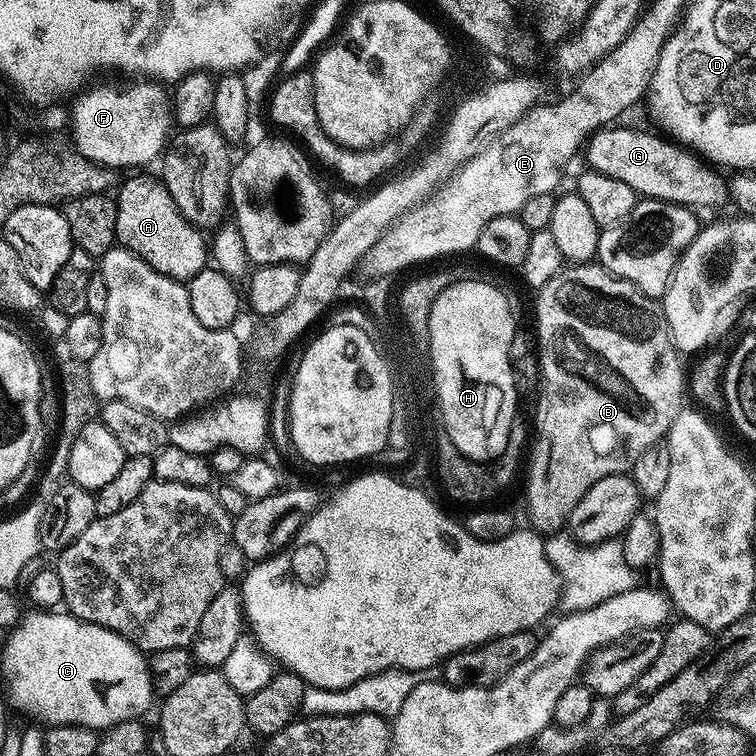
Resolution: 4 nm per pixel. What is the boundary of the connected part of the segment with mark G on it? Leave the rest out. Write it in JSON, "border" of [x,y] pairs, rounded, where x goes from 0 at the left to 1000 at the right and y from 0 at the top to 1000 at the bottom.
{"border":[[[800,167],[778,181],[776,221],[782,226],[807,230],[807,235],[828,241],[828,246],[837,249],[848,261],[903,270],[906,275],[917,278],[952,275],[958,269],[964,269],[964,242],[946,228],[948,224],[935,210],[888,184],[877,185],[862,175],[820,168]]]}

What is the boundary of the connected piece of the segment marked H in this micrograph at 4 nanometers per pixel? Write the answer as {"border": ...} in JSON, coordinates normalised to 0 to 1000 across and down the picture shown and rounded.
{"border":[[[604,368],[598,377],[590,378],[582,392],[573,402],[567,413],[567,460],[566,470],[571,481],[570,495],[578,497],[581,507],[574,512],[577,529],[582,533],[582,550],[586,565],[593,567],[594,577],[601,585],[601,590],[610,597],[620,608],[631,611],[652,611],[669,595],[669,585],[675,579],[675,563],[685,554],[683,545],[683,497],[677,493],[677,448],[683,444],[683,423],[677,419],[677,402],[672,398],[672,392],[656,376],[649,376],[646,370],[614,370]]]}

